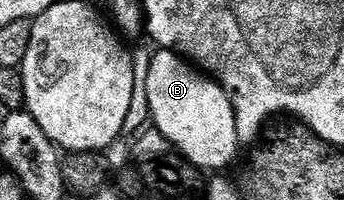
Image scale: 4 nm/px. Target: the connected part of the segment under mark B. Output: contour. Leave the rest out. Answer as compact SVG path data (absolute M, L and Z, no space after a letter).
M153 52L143 100L149 106L152 127L161 131L172 147L197 168L225 170L221 168L227 167L236 158L239 141L233 103L216 80L202 74L177 53Z

